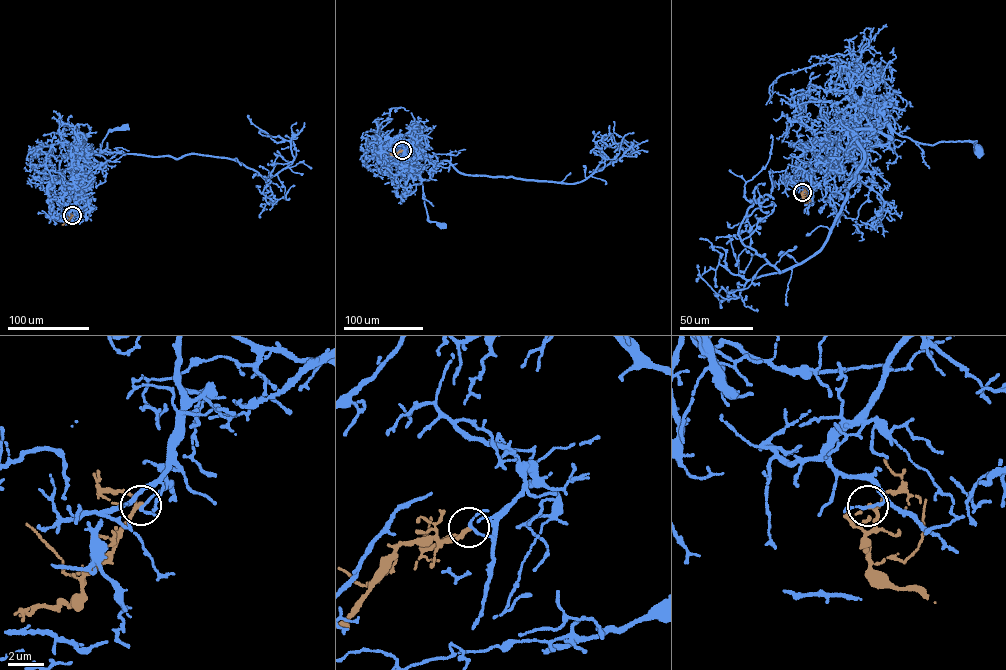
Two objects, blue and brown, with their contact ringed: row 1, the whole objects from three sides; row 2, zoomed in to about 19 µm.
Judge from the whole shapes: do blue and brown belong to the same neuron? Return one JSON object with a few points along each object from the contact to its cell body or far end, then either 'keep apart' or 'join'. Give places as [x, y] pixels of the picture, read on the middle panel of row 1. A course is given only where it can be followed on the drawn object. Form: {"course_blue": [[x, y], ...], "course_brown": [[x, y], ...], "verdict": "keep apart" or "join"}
{"course_blue": [[402, 150], [406, 148], [405, 144], [406, 161], [422, 184], [428, 219], [443, 225]], "course_brown": [[402, 150], [394, 156], [390, 153]], "verdict": "keep apart"}

